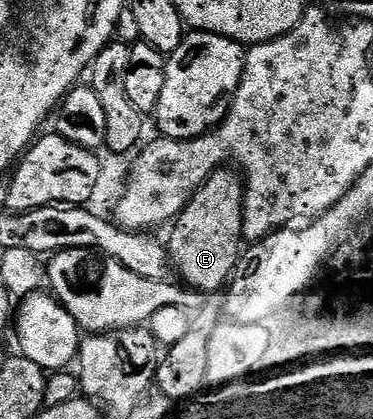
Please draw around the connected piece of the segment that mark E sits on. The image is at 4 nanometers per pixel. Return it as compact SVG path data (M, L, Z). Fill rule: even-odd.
M220 169L212 173L191 196L183 214L176 216L167 240L172 266L181 273L188 288L213 294L220 292L231 279L241 254L243 238L244 184L234 170ZM219 210L219 211L215 211ZM199 211L199 212L195 212Z

